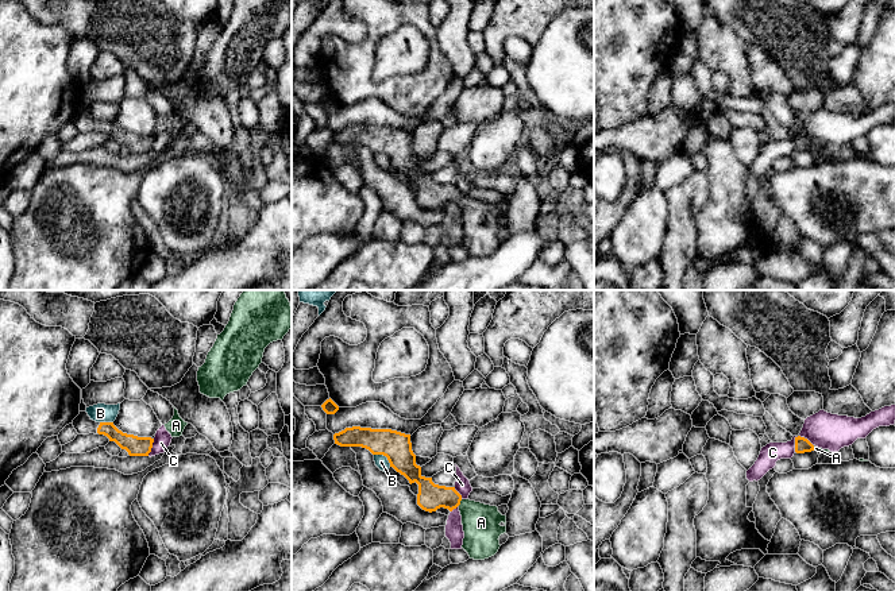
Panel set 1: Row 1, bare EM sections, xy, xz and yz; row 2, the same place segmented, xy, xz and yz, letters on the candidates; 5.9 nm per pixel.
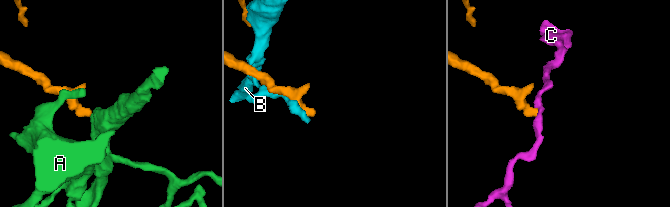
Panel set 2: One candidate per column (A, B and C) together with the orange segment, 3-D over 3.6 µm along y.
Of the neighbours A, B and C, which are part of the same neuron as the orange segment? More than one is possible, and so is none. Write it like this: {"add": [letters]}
{"add": ["A"]}

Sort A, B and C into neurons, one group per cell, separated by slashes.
A / B / C

